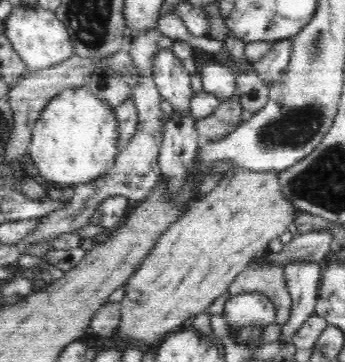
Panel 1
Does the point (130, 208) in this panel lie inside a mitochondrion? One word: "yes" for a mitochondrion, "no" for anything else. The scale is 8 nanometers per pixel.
no

